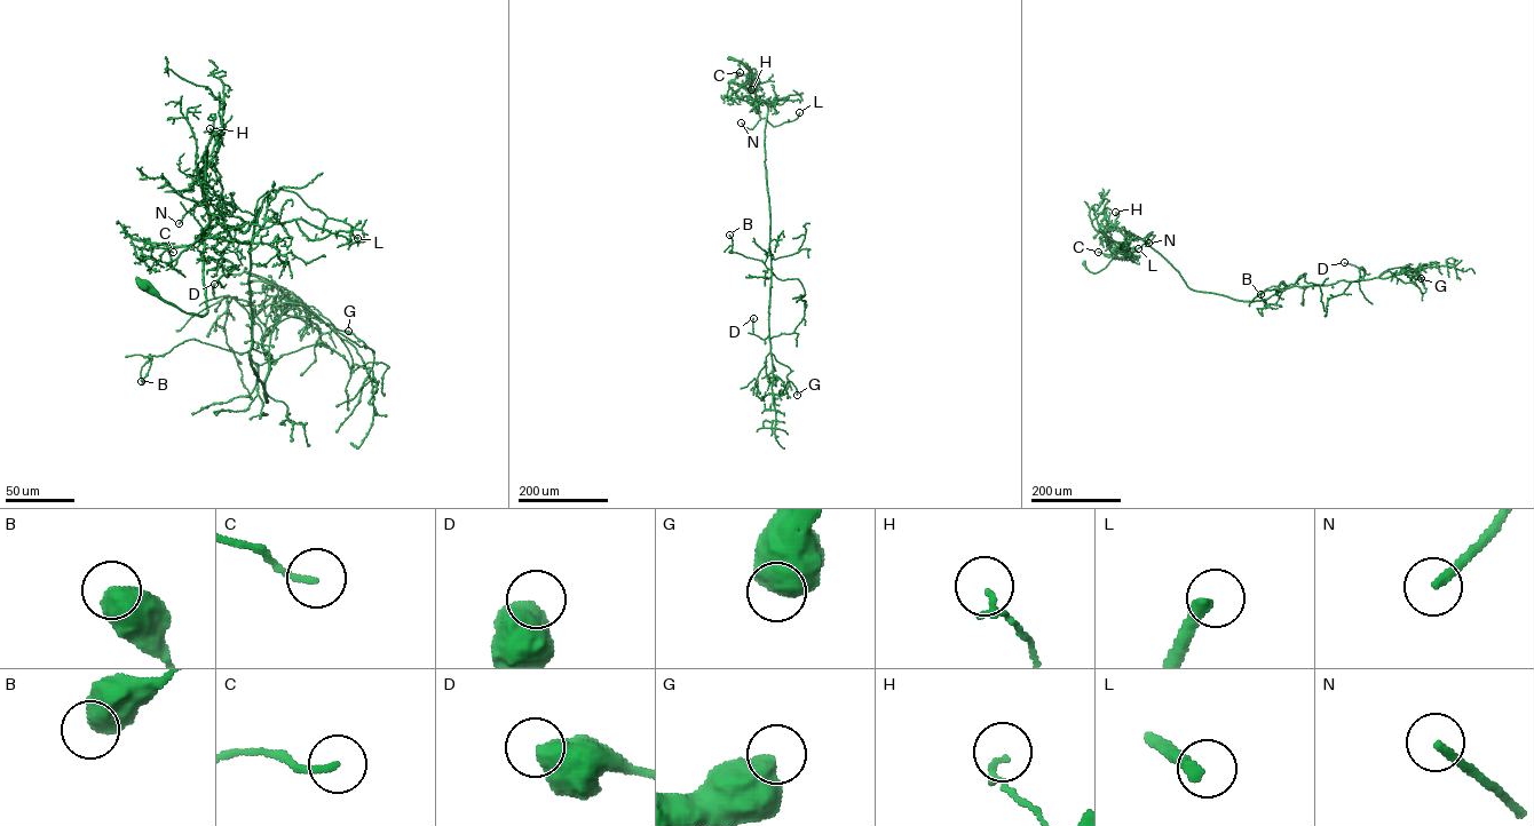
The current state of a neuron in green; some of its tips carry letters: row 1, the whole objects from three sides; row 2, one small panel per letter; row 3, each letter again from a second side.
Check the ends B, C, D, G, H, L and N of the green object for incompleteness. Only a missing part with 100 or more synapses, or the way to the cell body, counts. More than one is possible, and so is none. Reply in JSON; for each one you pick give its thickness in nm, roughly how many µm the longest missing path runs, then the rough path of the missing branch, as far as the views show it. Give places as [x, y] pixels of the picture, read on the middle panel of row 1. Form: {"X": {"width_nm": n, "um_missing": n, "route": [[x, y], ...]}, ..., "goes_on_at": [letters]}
{"L": {"width_nm": 340, "um_missing": 110, "route": [[799, 112], [799, 106], [784, 114], [780, 108]]}, "N": {"width_nm": 220, "um_missing": 140, "route": [[741, 122], [729, 110], [743, 112], [750, 102]]}, "goes_on_at": ["L", "N"]}

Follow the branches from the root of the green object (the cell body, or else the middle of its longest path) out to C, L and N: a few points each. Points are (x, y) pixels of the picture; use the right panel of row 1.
C: (1084, 263), (1090, 272), (1098, 271), (1119, 248), (1111, 246), (1112, 256), (1098, 252)
L: (1084, 263), (1090, 272), (1098, 271), (1125, 243), (1136, 238), (1145, 241), (1152, 231), (1138, 248)
N: (1084, 263), (1096, 272), (1133, 238), (1144, 240), (1155, 235), (1148, 243)

